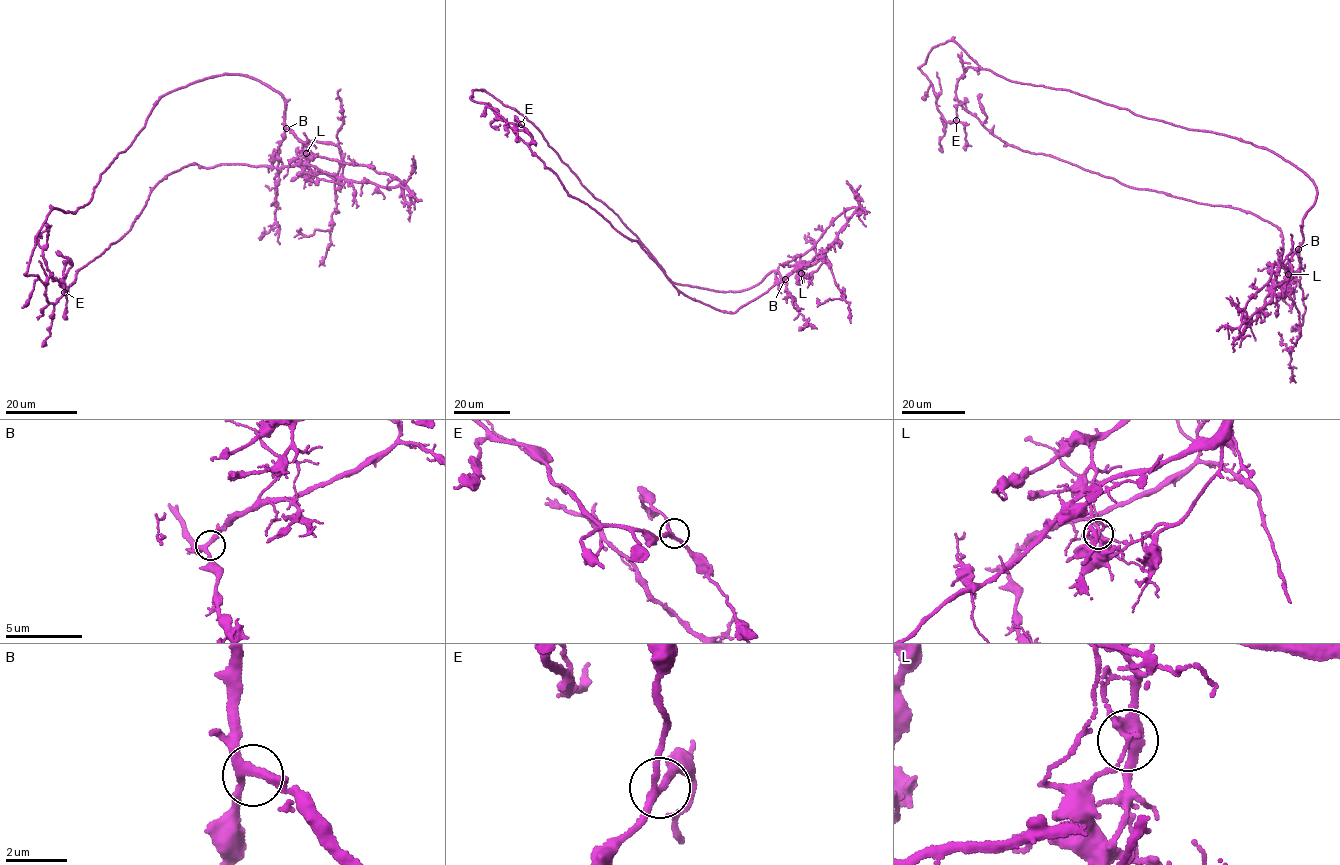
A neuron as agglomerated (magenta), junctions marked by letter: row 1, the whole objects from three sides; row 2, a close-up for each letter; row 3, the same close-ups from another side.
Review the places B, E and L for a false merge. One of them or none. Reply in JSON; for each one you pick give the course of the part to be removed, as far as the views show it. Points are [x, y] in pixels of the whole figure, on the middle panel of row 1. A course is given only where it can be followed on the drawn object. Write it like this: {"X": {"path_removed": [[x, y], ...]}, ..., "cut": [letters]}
{"L": {"path_removed": [[801, 273], [782, 279], [774, 270], [733, 292], [675, 284], [535, 125], [472, 90], [470, 98], [536, 143]]}, "cut": ["L"]}

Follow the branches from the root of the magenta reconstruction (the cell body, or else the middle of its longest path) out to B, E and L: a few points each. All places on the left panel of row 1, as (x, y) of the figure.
B: (285, 104), (286, 128)
E: (285, 104), (232, 74), (163, 95), (89, 204), (52, 209), (38, 232), (25, 274), (50, 303), (64, 292)
L: (285, 104), (285, 126), (306, 144), (305, 154)

